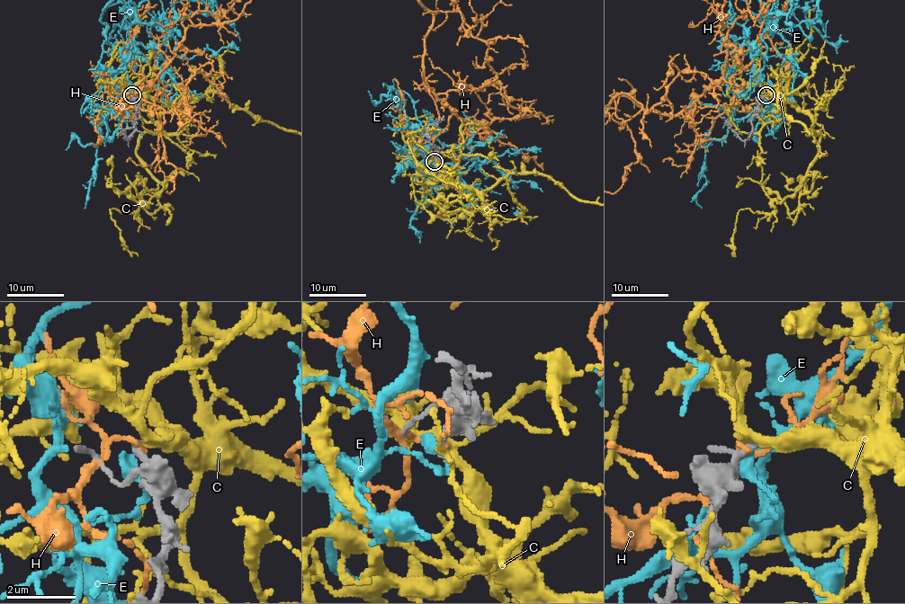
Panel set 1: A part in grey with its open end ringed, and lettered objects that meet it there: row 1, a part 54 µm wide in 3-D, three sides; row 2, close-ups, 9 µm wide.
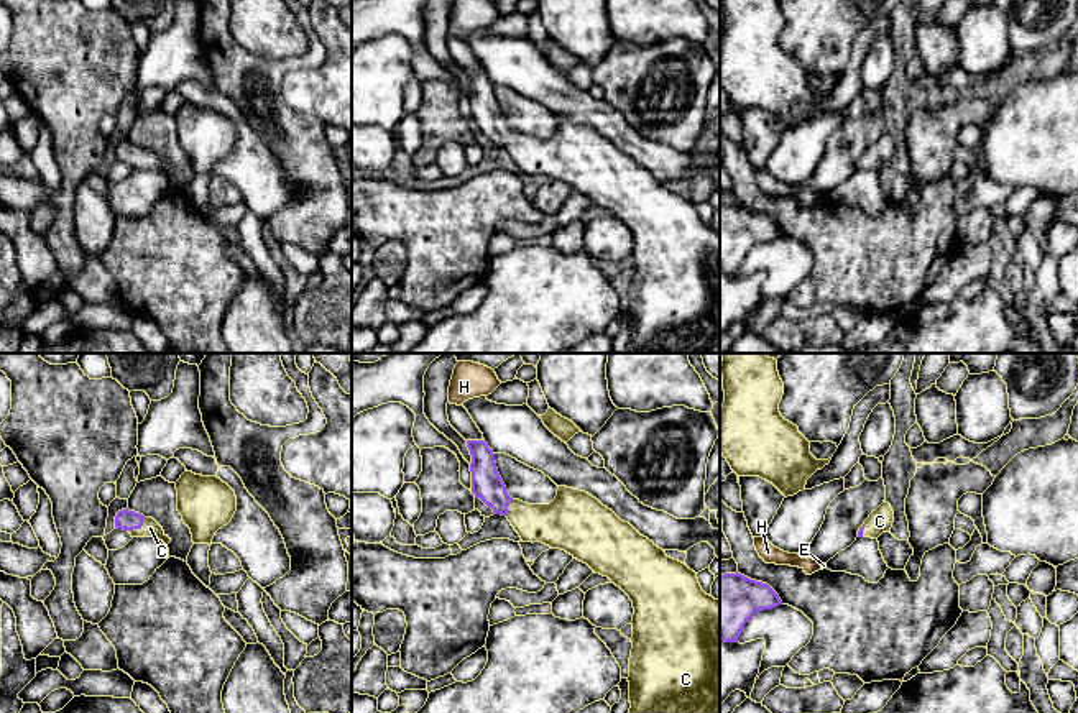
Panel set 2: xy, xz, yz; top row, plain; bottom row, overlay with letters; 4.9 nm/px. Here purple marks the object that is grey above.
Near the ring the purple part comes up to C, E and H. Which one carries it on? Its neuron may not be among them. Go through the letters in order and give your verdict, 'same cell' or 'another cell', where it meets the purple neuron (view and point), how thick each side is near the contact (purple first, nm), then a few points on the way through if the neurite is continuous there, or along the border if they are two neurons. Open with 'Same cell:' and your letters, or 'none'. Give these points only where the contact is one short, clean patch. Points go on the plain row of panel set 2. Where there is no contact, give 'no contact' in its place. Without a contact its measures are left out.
Same cell: C
C: same cell; contact xy (138, 160); calibres 100 and 90 nm; way xy (125, 151), (138, 160), (150, 160)
E: another cell; no contact
H: another cell; no contact

